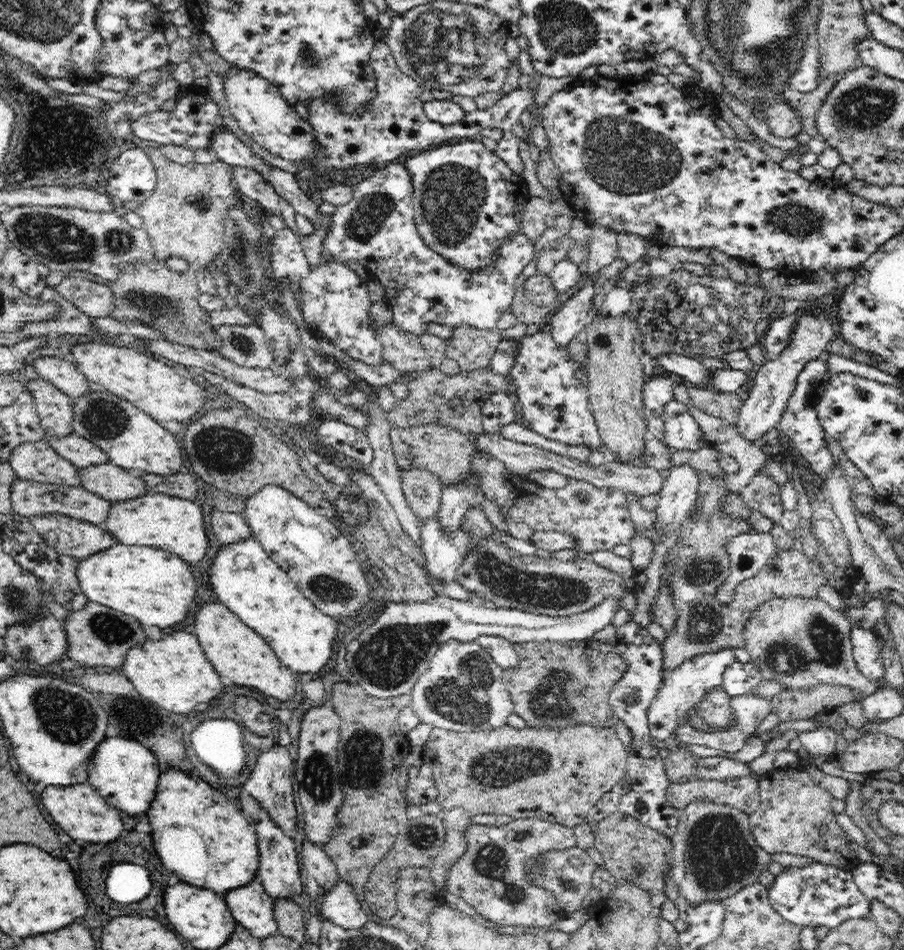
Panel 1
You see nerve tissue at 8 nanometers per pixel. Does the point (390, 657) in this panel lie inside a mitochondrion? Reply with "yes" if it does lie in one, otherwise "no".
yes

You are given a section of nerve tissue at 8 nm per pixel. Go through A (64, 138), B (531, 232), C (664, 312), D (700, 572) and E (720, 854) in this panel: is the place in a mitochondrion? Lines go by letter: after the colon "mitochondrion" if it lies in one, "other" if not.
A: mitochondrion
B: other
C: other
D: mitochondrion
E: mitochondrion

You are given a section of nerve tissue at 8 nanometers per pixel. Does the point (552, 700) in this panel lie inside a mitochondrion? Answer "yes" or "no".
yes

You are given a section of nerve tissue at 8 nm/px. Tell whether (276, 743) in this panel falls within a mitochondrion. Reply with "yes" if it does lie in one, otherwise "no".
no

